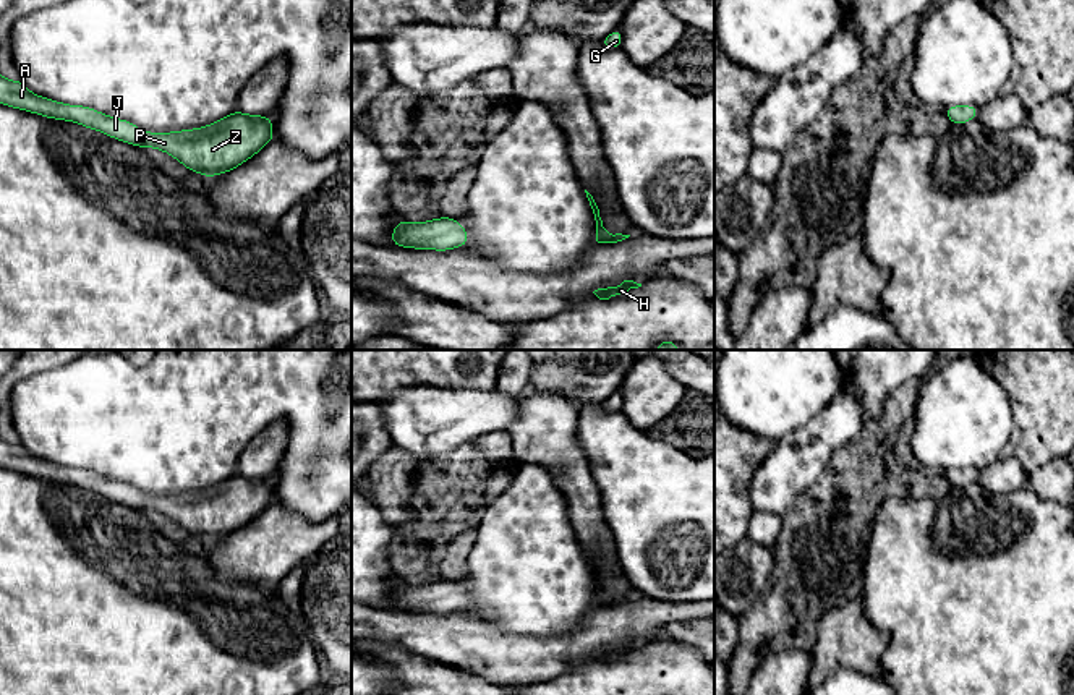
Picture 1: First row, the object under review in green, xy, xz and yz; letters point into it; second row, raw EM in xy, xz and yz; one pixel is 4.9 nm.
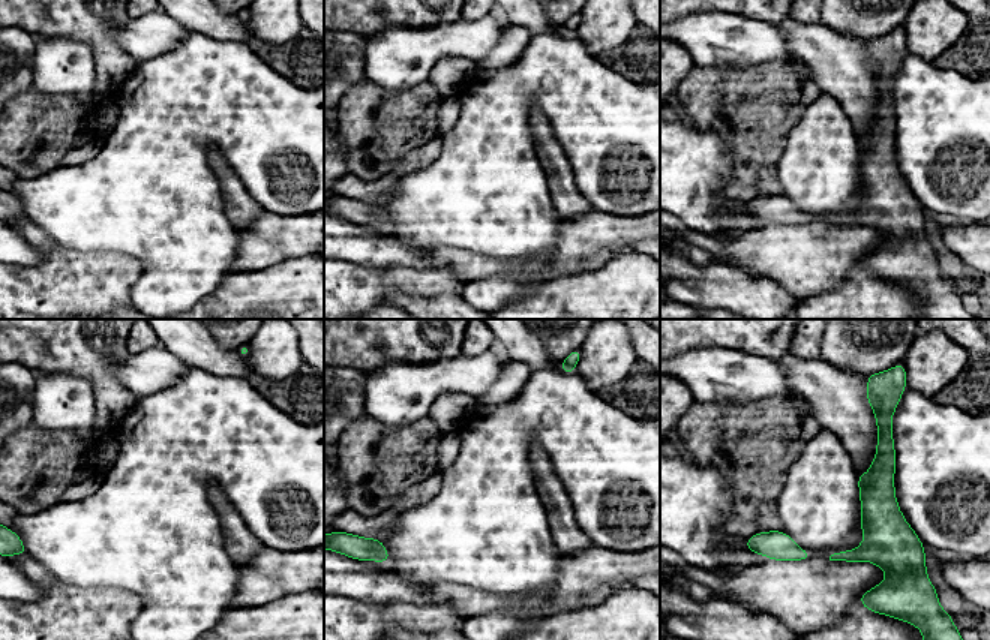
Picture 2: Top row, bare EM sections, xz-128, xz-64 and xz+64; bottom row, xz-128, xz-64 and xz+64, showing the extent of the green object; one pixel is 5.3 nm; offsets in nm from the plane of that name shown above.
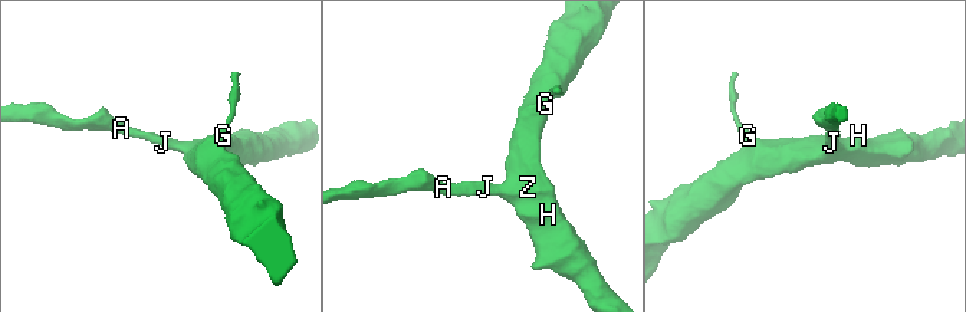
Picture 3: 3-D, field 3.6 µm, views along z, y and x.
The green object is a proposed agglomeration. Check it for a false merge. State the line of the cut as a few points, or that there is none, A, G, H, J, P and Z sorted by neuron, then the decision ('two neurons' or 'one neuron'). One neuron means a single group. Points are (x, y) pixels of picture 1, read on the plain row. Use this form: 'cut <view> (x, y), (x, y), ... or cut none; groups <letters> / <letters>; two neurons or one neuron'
cut none; groups A G H J P Z; one neuron

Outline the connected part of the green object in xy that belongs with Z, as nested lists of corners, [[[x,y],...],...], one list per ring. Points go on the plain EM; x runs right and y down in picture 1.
[[[2,437],[0,467],[45,481],[75,484],[136,510],[156,510],[207,541],[240,530],[274,502],[271,480],[238,473],[201,491],[149,496],[128,483],[113,481],[86,468],[40,460],[19,442],[10,444]]]

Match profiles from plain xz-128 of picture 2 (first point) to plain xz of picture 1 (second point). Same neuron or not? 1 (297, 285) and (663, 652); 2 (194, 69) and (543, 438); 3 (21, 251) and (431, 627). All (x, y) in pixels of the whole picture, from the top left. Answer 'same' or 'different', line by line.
1: same
2: different
3: same

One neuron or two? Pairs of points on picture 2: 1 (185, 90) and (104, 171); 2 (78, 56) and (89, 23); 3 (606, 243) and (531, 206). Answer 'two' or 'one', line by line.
1: one
2: two
3: two

